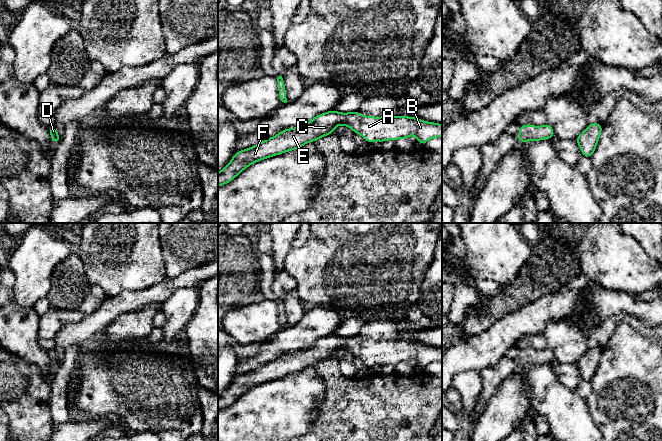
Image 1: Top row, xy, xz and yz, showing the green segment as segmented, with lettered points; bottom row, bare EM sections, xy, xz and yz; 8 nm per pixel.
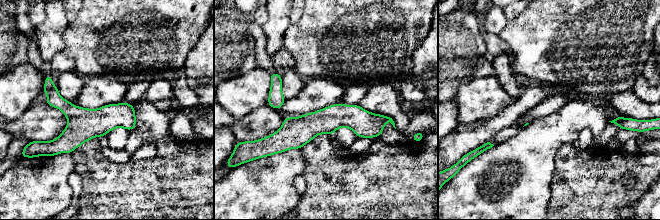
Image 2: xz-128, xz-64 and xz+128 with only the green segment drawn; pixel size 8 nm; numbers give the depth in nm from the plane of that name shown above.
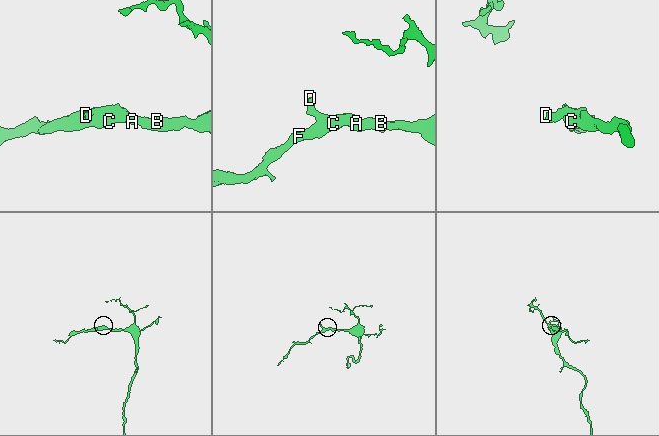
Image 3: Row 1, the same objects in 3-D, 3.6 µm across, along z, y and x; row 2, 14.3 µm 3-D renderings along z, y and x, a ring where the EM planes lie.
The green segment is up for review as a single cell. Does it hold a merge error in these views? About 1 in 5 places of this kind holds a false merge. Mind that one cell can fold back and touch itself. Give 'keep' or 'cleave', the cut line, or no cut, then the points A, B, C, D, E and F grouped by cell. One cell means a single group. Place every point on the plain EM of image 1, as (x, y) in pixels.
keep | no cut | A B C D E F

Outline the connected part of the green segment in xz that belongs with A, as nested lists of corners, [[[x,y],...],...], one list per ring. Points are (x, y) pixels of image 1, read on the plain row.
[[[332,334],[315,340],[300,351],[284,353],[255,370],[236,376],[231,385],[218,397],[218,411],[232,405],[251,388],[329,360],[341,348],[360,358],[368,367],[406,363],[415,359],[417,366],[425,369],[432,362],[442,361],[442,348],[426,346],[417,341],[374,341],[363,340],[358,335],[341,337]]]

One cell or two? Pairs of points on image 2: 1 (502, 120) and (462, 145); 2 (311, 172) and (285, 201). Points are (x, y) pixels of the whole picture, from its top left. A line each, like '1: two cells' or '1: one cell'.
1: one cell
2: two cells

